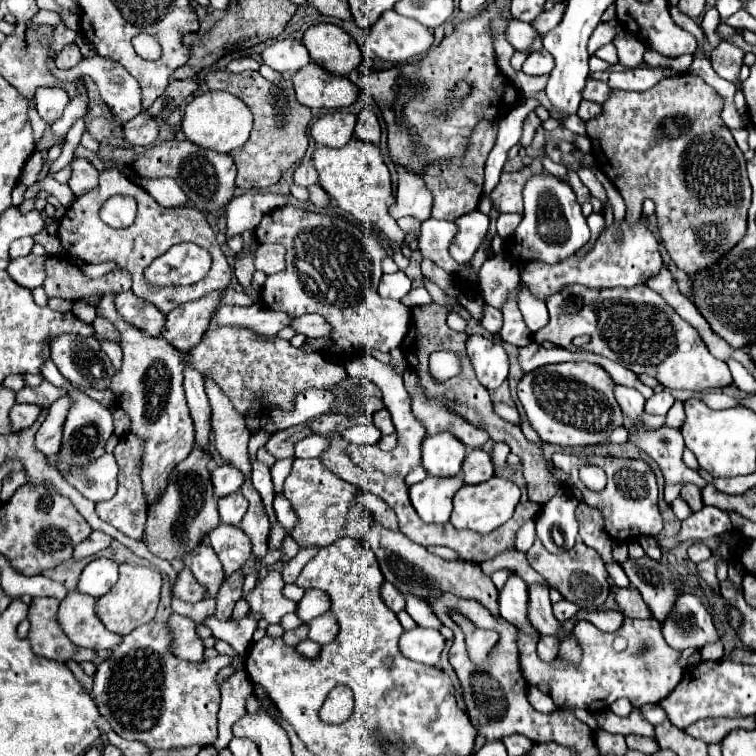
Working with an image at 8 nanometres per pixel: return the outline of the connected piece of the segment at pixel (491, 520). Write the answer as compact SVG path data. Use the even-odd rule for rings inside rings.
M493 476L491 480L481 482L481 484L473 484L473 486L463 484L461 490L453 498L451 524L459 530L467 528L467 530L475 530L479 534L487 534L487 532L495 530L497 526L505 524L513 516L513 510L519 502L519 496L521 496L519 486L515 482L511 482L507 478L499 478L499 476Z

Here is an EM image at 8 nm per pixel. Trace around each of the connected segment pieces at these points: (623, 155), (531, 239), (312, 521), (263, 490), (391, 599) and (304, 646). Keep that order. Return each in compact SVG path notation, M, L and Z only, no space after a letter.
M683 74L677 78L667 78L661 80L659 84L655 84L655 88L649 88L647 92L627 92L627 90L611 90L609 98L603 104L603 112L599 116L595 116L593 120L587 122L587 136L591 138L593 144L593 156L597 160L599 170L609 176L609 180L615 184L615 188L619 190L619 194L623 196L626 204L626 219L635 222L642 217L642 204L645 198L651 198L655 202L655 214L659 218L659 234L661 234L661 242L665 244L669 256L673 258L673 262L687 272L689 276L699 274L701 270L707 270L711 266L715 266L743 236L747 230L747 210L751 204L751 184L747 178L747 170L745 170L745 158L743 152L737 148L733 134L727 126L723 126L723 118L721 118L721 110L723 110L723 100L717 96L717 92L707 86L701 78L695 78L691 74Z
M545 170L541 174L533 174L525 182L523 202L525 202L523 220L511 238L513 242L507 242L507 252L513 258L519 256L523 262L541 260L541 262L553 264L553 262L559 262L559 260L571 256L573 252L577 252L579 248L583 248L589 242L589 226L585 222L579 202L575 200L571 186L565 180L553 176Z
M295 460L291 474L285 480L285 498L291 502L293 510L299 516L297 528L291 536L301 546L329 546L337 538L355 538L367 546L367 532L371 528L371 514L365 506L355 502L355 492L359 488L347 484L345 480L331 474L321 460Z
M253 462L253 486L255 490L261 494L261 500L263 500L263 506L265 506L265 512L269 516L269 524L273 526L277 520L275 520L275 510L273 510L273 482L271 482L271 472L265 464L261 462Z
M385 582L385 584L381 586L381 598L383 598L383 602L385 602L393 612L405 610L405 598L403 598L403 594L401 594L391 582Z
M305 640L305 642L297 644L297 652L299 652L299 656L311 660L311 658L317 658L317 656L319 656L321 648L319 648L319 644L313 642L313 640Z

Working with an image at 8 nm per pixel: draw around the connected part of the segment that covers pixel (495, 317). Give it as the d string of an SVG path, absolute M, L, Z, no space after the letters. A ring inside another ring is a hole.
M487 306L485 316L483 316L483 320L481 320L481 326L483 326L487 332L497 334L497 332L499 332L499 328L503 326L503 314L501 314L501 310Z

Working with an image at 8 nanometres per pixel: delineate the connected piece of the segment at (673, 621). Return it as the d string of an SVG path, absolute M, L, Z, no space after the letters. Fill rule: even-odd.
M685 592L679 596L661 630L667 644L675 650L703 648L705 644L719 640L713 618L695 592Z

